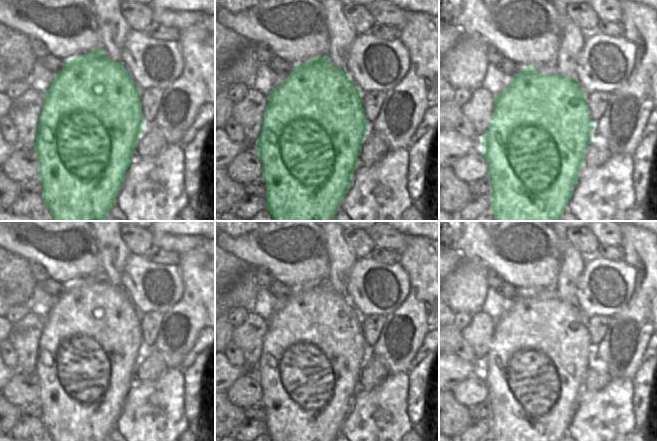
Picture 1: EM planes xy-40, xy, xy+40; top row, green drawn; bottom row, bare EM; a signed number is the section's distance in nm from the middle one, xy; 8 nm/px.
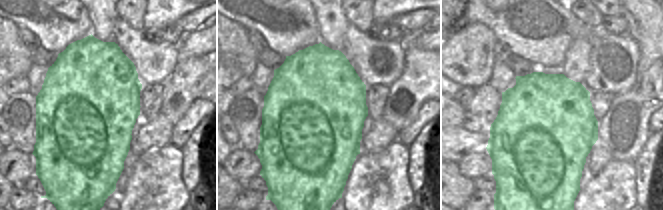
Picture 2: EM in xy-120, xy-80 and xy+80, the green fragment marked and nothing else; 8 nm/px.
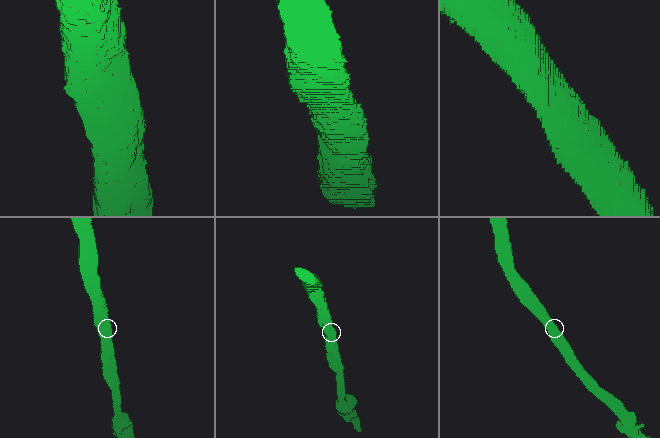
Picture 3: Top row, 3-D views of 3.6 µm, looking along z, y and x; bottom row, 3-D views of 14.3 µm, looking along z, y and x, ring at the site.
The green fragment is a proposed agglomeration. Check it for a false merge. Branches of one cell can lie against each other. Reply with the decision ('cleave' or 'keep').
cleave

